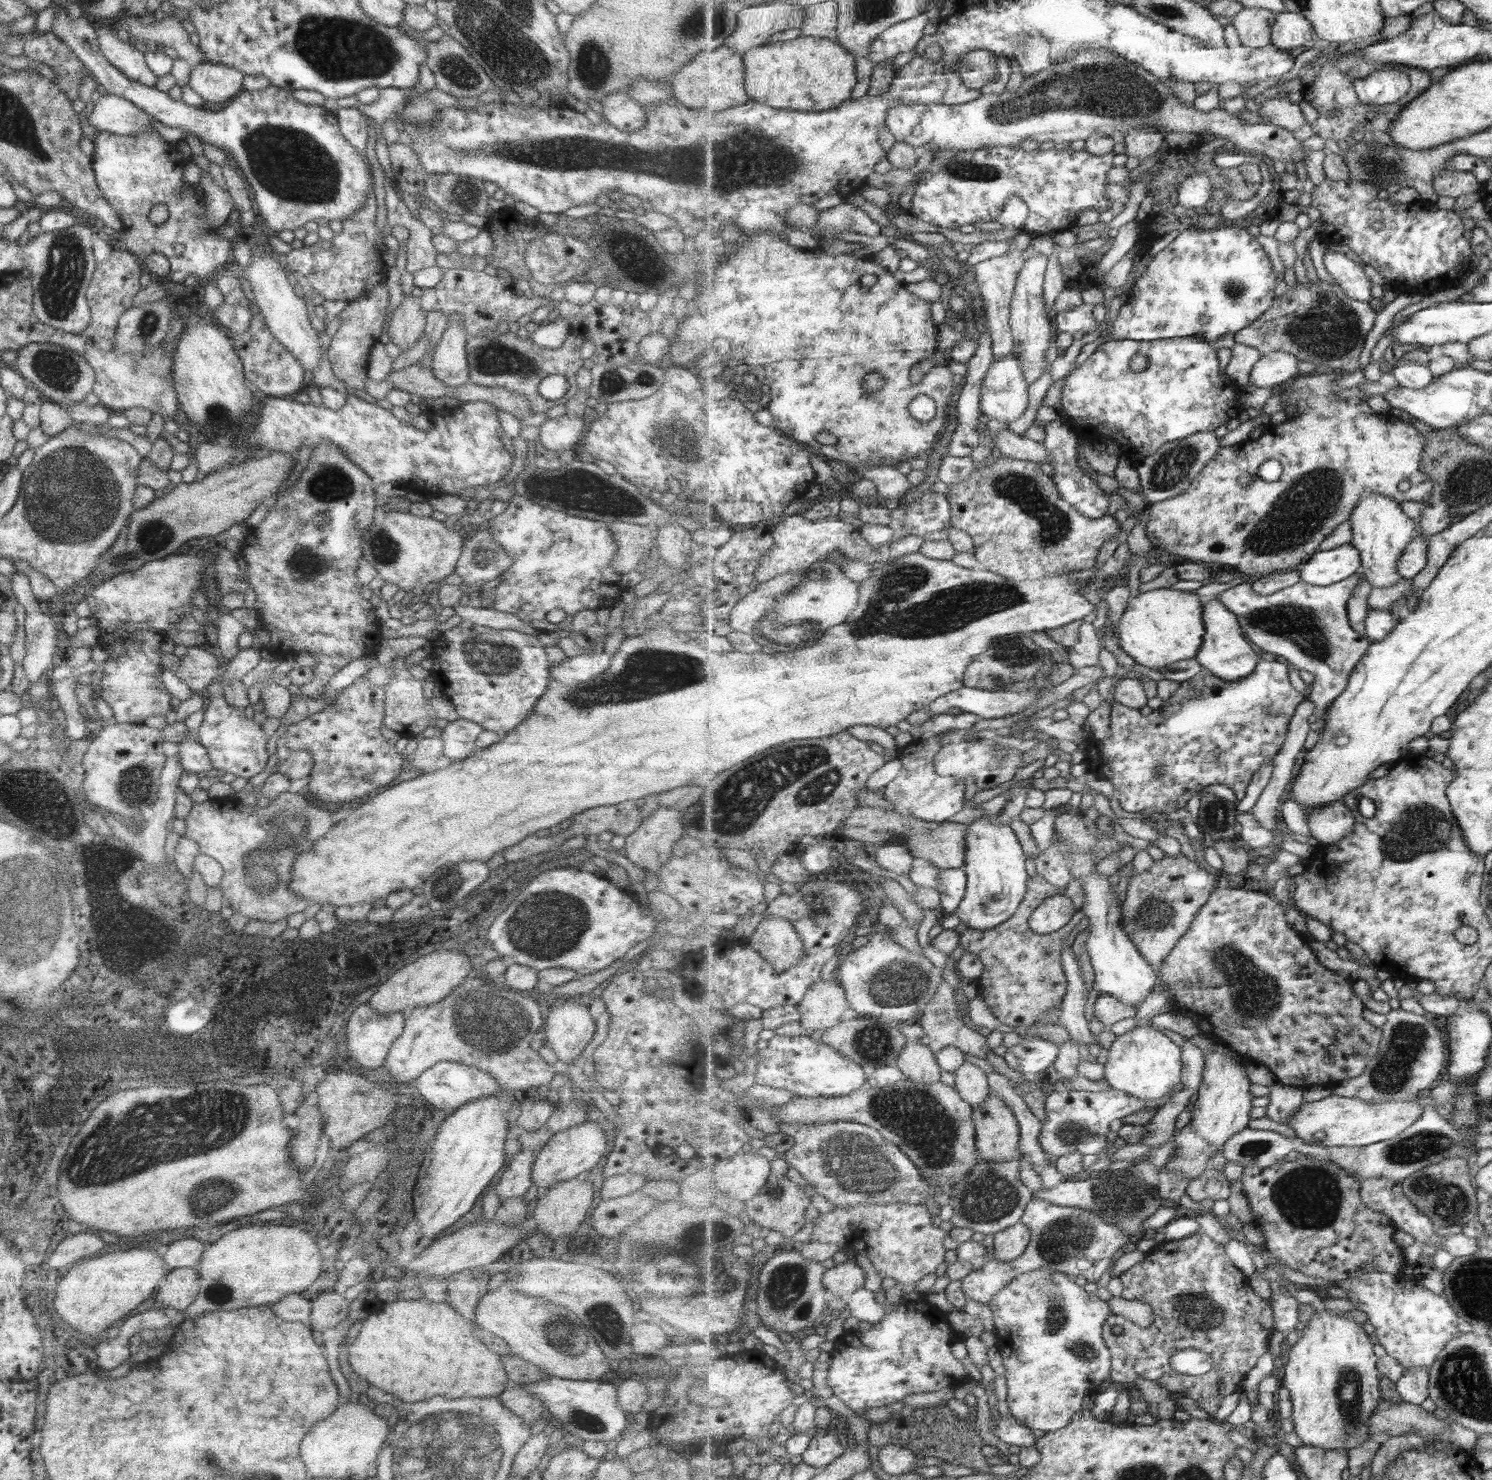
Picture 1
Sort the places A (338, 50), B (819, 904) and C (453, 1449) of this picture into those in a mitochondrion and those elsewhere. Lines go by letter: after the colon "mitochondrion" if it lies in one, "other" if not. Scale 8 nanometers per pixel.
A: mitochondrion
B: mitochondrion
C: mitochondrion

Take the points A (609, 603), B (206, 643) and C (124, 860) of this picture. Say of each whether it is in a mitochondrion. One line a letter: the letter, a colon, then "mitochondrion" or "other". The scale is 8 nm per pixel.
A: other
B: other
C: other

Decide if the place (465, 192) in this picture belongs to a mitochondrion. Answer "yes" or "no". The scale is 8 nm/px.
yes

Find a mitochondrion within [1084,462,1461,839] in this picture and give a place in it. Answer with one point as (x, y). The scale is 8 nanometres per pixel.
(1311, 500)

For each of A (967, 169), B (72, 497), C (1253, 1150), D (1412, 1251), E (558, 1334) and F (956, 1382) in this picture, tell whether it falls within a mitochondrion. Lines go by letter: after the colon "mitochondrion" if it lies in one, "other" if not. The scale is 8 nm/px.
A: mitochondrion
B: mitochondrion
C: mitochondrion
D: other
E: mitochondrion
F: other

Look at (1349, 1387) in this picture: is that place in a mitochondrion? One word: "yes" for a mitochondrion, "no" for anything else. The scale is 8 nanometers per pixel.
yes

